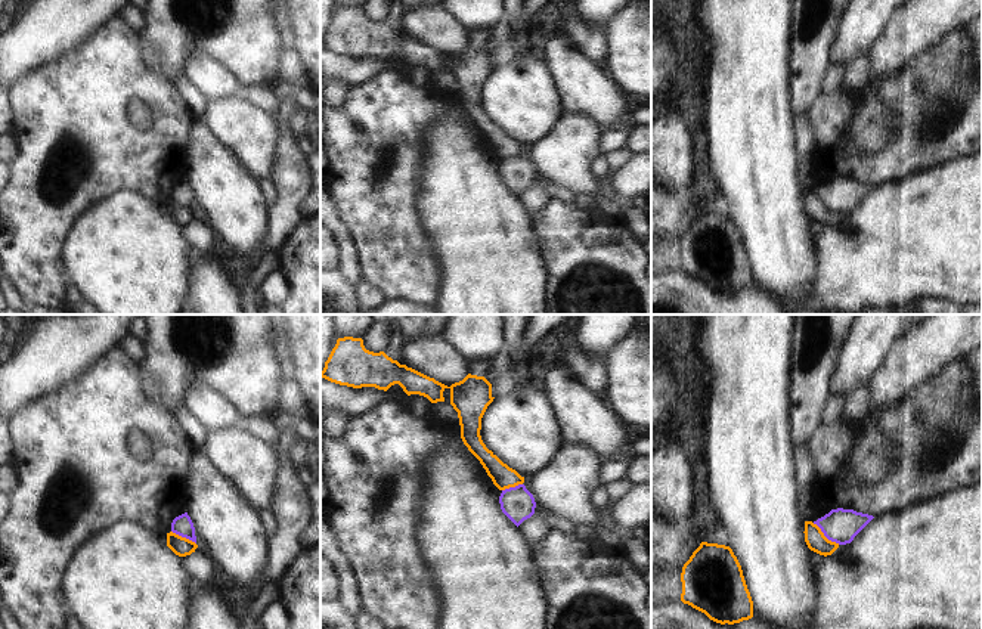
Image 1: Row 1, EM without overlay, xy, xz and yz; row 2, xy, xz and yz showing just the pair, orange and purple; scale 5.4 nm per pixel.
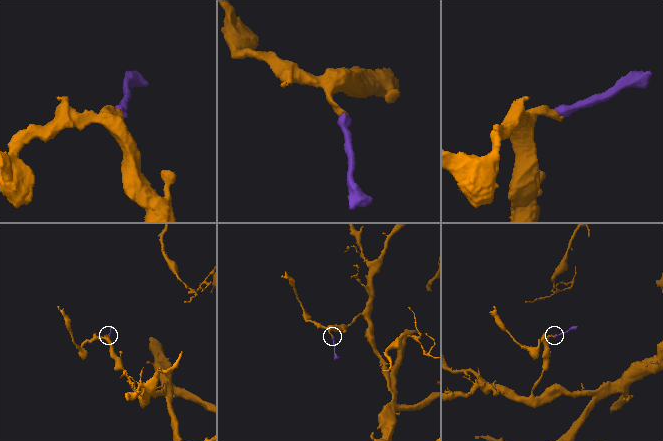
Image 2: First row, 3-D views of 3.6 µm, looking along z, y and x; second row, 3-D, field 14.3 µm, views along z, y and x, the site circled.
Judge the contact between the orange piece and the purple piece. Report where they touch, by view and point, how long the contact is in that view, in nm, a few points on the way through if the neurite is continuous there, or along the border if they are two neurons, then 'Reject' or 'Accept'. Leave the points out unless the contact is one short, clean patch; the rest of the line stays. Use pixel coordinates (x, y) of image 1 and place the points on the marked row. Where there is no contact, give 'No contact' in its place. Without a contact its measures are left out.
Touches orange at yz (824, 536). Shared border 190 nm. Boundary: yz (812, 523), (829, 539), (839, 544). Reject.

